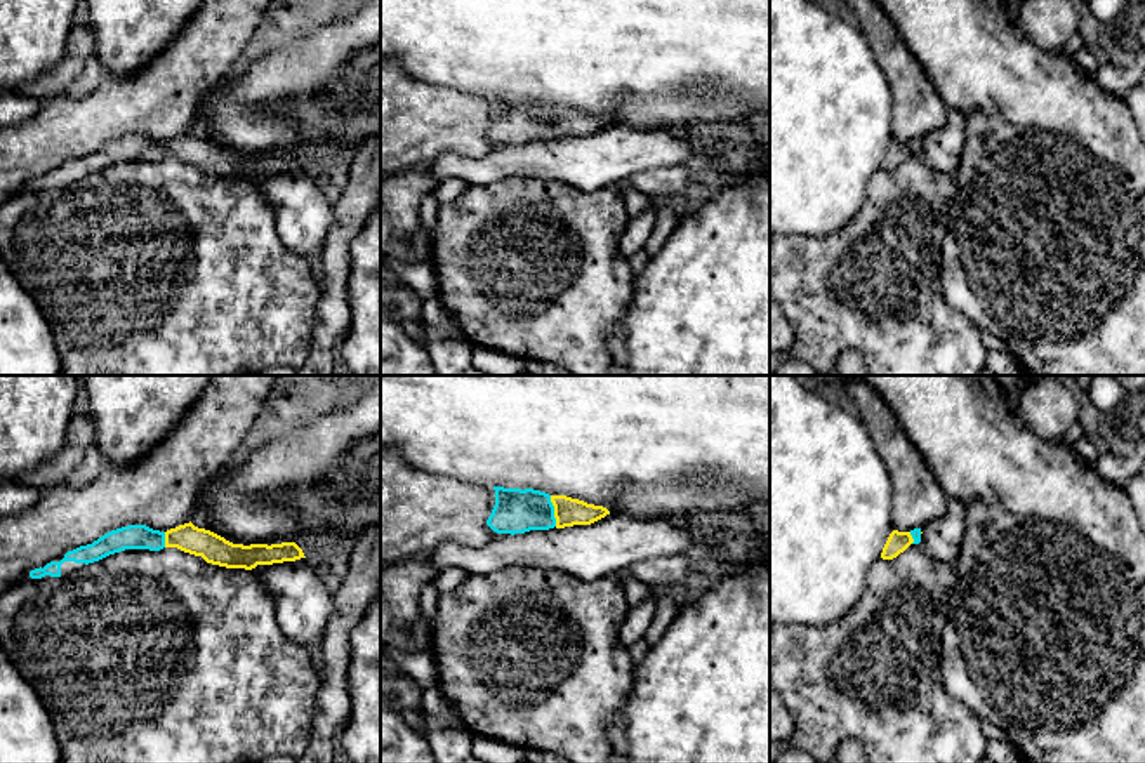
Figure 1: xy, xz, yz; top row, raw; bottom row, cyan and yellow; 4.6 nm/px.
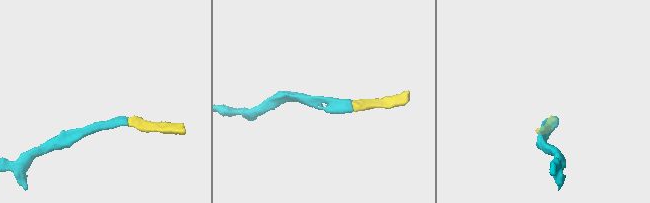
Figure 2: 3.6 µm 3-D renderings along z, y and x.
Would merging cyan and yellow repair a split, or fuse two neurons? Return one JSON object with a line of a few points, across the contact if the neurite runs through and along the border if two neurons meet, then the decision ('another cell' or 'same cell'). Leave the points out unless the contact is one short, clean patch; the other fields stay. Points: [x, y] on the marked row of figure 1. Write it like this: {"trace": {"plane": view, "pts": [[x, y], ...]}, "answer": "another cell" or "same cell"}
{"trace": {"plane": "xz", "pts": [[516, 511], [553, 511], [569, 511]]}, "answer": "same cell"}

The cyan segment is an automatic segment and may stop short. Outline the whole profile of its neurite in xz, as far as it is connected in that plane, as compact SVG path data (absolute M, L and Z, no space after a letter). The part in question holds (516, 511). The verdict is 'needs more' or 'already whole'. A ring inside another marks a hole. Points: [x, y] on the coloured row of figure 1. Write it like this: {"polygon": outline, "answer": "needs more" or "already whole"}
{"polygon": "M493 487L495 506L486 525L497 534L591 525L610 511L566 495L549 495L533 488Z", "answer": "needs more"}

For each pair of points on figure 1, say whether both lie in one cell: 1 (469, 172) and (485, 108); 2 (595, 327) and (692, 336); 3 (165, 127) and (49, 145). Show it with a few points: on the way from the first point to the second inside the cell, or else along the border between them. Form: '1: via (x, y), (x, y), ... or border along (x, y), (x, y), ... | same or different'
1: border along (499, 145), (478, 157), (442, 152), (433, 160) | different
2: border along (633, 291), (621, 324), (607, 339), (612, 357) | different
3: via (136, 122), (89, 122), (79, 126) | same

